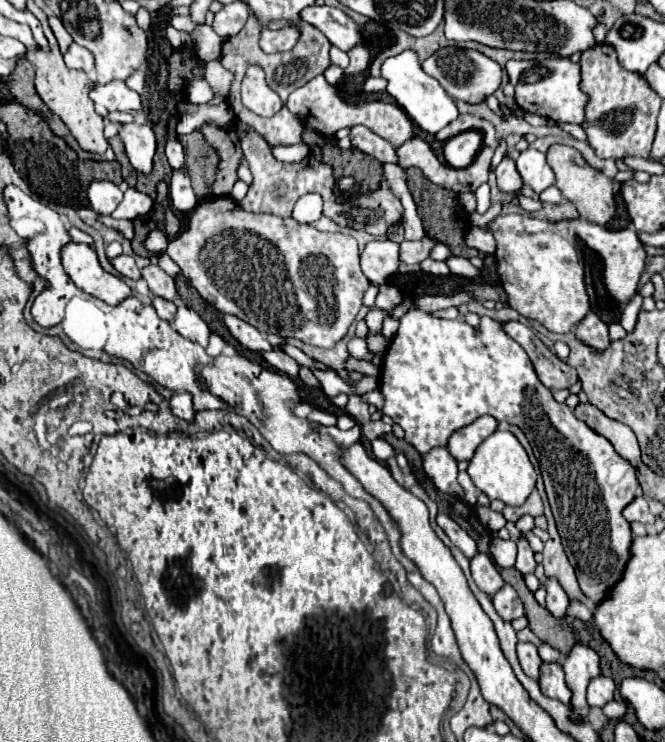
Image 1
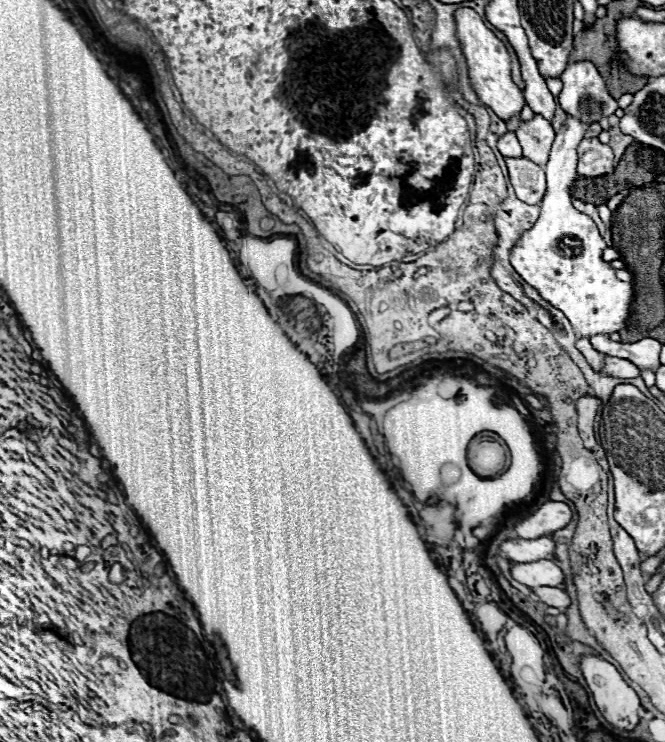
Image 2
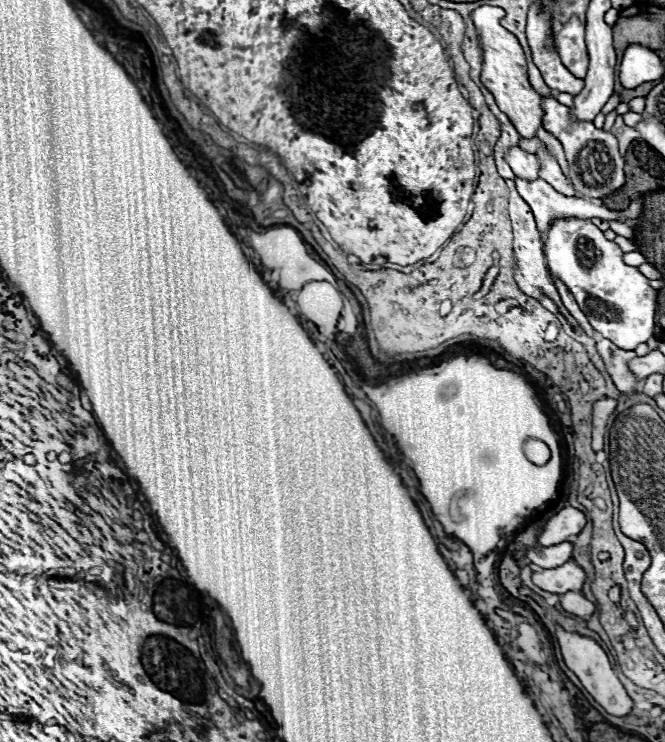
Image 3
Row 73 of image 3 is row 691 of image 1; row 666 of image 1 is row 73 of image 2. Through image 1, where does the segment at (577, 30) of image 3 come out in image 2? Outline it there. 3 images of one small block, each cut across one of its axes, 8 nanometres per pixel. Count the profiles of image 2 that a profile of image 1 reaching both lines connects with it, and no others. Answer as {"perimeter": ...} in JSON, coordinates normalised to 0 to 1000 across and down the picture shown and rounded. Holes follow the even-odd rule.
{"perimeter":[[[854,84],[842,108],[848,111],[848,119],[839,135],[854,154],[887,164],[926,151],[929,137],[911,124],[908,108],[890,84]]]}

